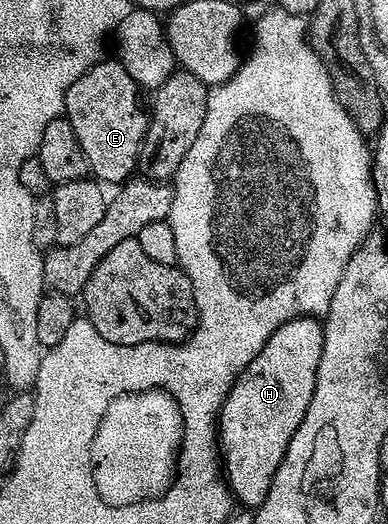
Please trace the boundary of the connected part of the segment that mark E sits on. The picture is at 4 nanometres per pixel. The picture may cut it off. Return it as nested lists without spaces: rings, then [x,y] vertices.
[[[102,59],[75,83],[65,96],[64,116],[75,127],[75,139],[87,155],[90,174],[102,183],[124,183],[134,176],[137,156],[149,126],[149,113],[141,106],[142,94],[131,75],[116,59]]]

